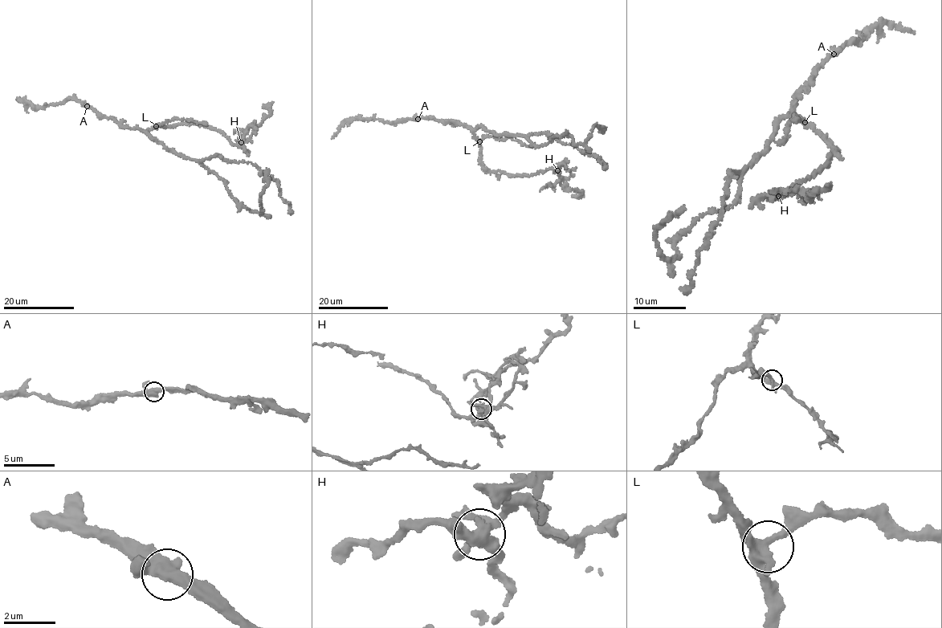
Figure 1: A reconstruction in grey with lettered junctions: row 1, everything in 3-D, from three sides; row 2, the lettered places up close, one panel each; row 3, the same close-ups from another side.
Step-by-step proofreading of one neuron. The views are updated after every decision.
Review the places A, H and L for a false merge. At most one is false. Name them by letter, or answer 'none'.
H

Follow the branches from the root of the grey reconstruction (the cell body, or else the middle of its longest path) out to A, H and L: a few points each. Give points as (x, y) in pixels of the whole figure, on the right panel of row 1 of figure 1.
A: (776, 127), (792, 110), (798, 94), (817, 69), (833, 54)
H: (776, 127), (783, 117), (797, 117), (821, 132), (834, 151), (819, 173), (777, 196)
L: (776, 127), (783, 117), (792, 116), (805, 122)

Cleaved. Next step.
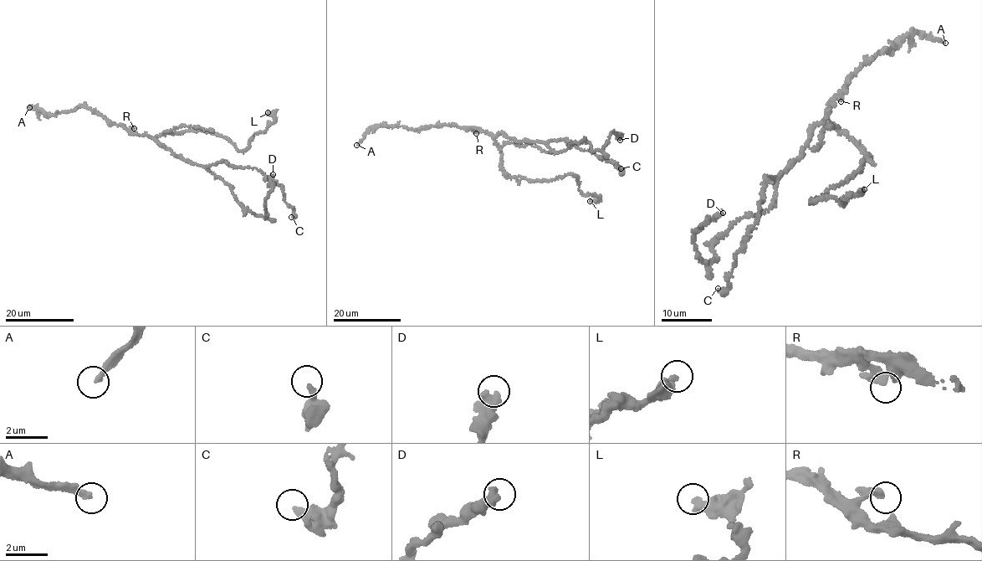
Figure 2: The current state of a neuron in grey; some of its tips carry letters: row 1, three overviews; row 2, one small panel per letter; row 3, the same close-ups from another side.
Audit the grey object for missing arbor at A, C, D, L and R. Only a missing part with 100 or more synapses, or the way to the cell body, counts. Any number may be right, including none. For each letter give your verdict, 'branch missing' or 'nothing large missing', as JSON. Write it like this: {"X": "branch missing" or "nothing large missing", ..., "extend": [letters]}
{"A": "branch missing", "C": "nothing large missing", "D": "nothing large missing", "L": "nothing large missing", "R": "nothing large missing", "extend": ["A"]}

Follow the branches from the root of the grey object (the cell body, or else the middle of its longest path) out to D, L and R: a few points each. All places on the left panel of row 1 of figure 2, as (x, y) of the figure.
D: (163, 146), (222, 177), (244, 209), (256, 214), (267, 215), (265, 201), (273, 187), (273, 174)
L: (163, 146), (155, 136), (167, 131), (202, 131), (223, 136), (243, 151), (254, 134), (274, 122), (268, 112)
R: (163, 146), (154, 138), (131, 132), (130, 130), (134, 128)

